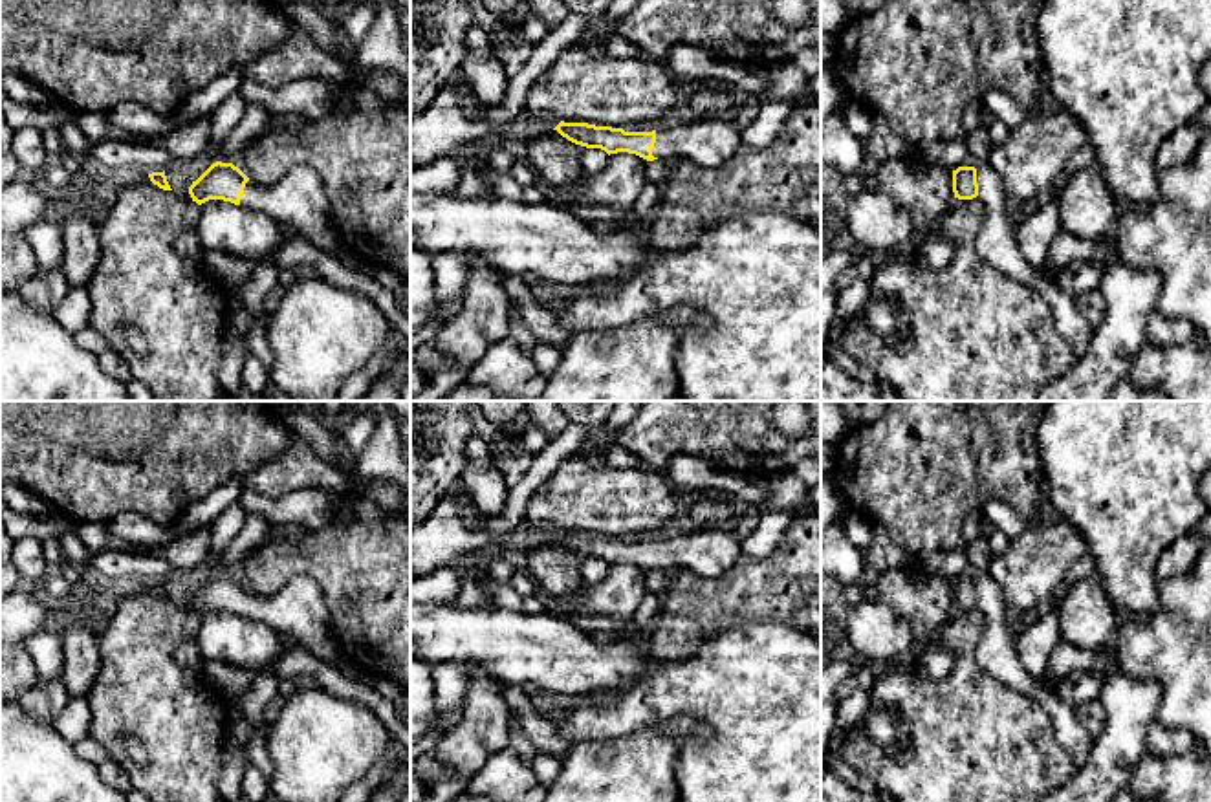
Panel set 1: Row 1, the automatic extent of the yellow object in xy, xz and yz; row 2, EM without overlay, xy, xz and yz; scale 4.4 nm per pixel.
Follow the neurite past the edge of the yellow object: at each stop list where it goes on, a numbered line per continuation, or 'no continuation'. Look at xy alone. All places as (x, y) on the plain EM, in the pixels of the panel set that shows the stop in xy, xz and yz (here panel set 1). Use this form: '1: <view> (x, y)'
1: xy (299, 608)

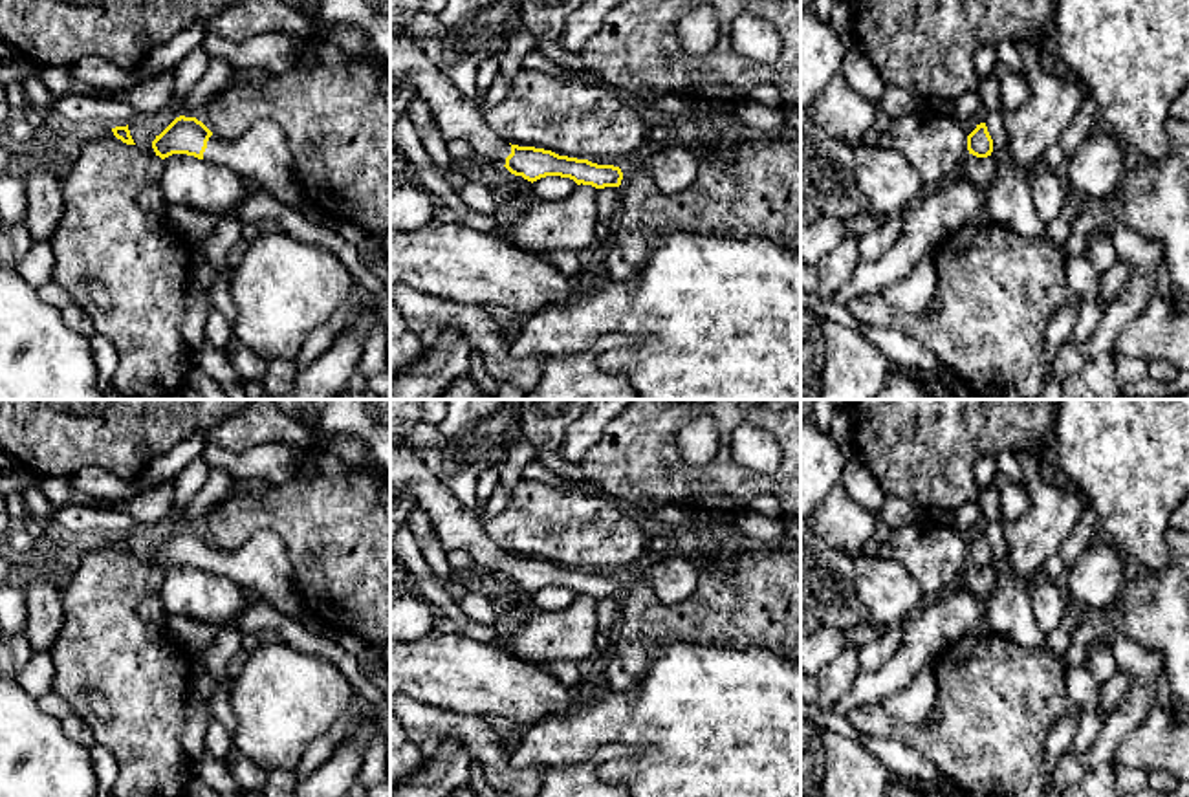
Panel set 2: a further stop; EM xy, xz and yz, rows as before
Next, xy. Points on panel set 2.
1: xy (262, 563)

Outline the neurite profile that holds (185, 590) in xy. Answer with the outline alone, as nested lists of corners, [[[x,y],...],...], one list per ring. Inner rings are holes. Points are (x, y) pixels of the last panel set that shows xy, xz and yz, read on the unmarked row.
[[[187,564],[163,570],[159,594],[169,616],[187,616],[220,628],[235,627],[249,608],[244,586]]]

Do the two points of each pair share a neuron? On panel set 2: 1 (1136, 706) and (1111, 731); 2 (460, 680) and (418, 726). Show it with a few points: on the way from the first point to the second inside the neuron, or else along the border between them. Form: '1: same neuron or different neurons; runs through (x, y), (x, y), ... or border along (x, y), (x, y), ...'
1: same neuron; runs through (1131, 711), (1116, 726)
2: different neurons; border along (409, 695), (460, 715), (477, 717)

